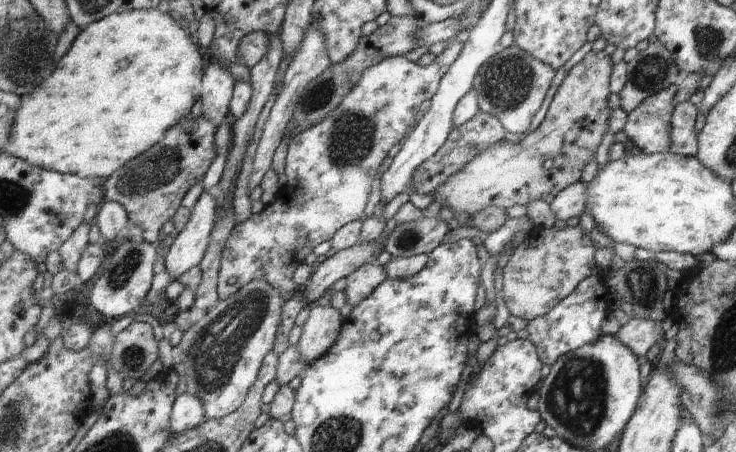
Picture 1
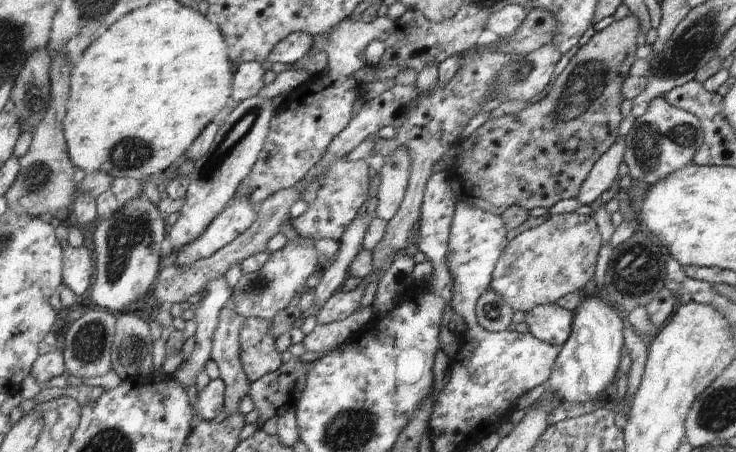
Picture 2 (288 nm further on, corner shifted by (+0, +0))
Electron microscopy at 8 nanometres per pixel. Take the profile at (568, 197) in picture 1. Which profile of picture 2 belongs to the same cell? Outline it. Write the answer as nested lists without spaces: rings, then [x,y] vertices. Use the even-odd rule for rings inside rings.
[[[617,138],[609,150],[599,158],[599,162],[591,168],[591,174],[581,182],[579,192],[575,196],[579,206],[591,206],[603,192],[611,188],[613,182],[619,182],[619,164],[623,162],[625,152],[625,138]]]

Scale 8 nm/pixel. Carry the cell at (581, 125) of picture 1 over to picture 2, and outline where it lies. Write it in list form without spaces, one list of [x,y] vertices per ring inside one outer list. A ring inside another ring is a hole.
[[[625,16],[601,32],[597,32],[587,44],[583,44],[575,56],[569,60],[567,68],[553,80],[549,92],[535,104],[507,116],[491,118],[481,124],[469,138],[457,142],[461,152],[455,156],[455,162],[445,170],[447,184],[453,194],[453,202],[463,202],[473,208],[479,208],[487,214],[499,216],[503,210],[517,206],[525,212],[535,208],[551,208],[561,200],[575,200],[581,182],[591,174],[591,168],[599,158],[609,150],[609,146],[619,138],[621,118],[621,94],[619,88],[635,62],[633,54],[637,48],[637,32],[641,30],[639,20],[647,16]]]

